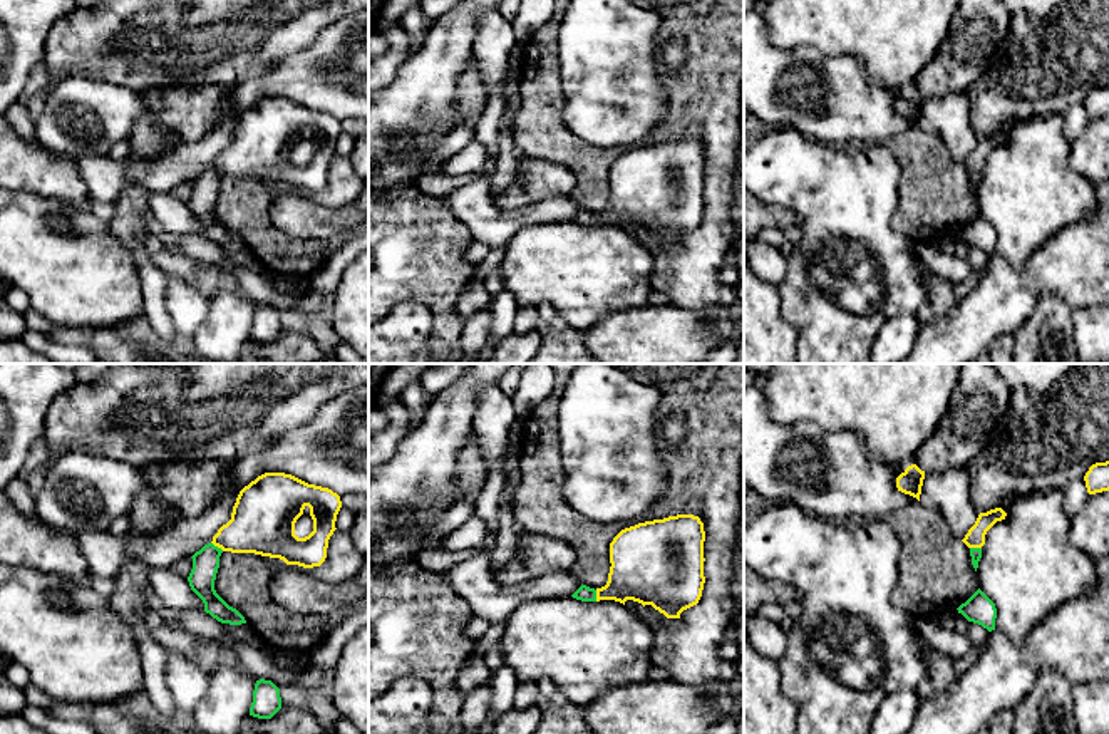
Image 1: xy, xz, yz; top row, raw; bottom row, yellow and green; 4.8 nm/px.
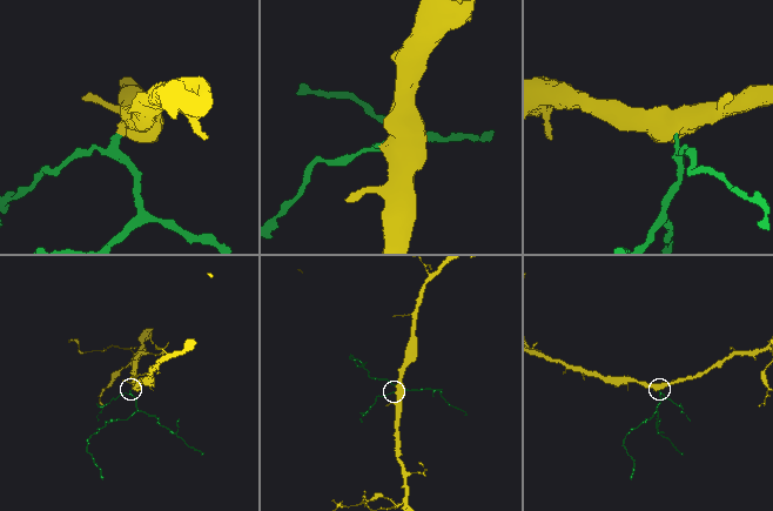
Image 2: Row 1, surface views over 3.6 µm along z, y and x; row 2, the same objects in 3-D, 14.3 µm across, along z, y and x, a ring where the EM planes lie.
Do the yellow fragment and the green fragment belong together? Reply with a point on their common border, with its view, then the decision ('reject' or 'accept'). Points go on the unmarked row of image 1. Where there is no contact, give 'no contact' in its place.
contact xy (218, 171); accept

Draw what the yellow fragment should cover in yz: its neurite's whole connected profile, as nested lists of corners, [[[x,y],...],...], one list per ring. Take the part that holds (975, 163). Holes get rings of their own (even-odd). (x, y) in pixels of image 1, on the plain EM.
[[[1002,132],[980,137],[975,149],[968,154],[962,164],[970,173],[972,189],[977,196],[978,186],[982,183],[982,171],[985,169],[987,156],[997,147],[1005,144],[1007,137]]]

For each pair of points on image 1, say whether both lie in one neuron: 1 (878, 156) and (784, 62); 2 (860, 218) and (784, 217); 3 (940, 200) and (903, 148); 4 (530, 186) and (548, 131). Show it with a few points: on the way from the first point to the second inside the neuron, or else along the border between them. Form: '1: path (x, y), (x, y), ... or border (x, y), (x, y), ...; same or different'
1: border (825, 143), (863, 146); different
2: border (761, 200), (784, 206), (796, 217); different
3: path (933, 186), (928, 173), (917, 161); same
4: border (520, 153), (560, 163), (575, 176); different

